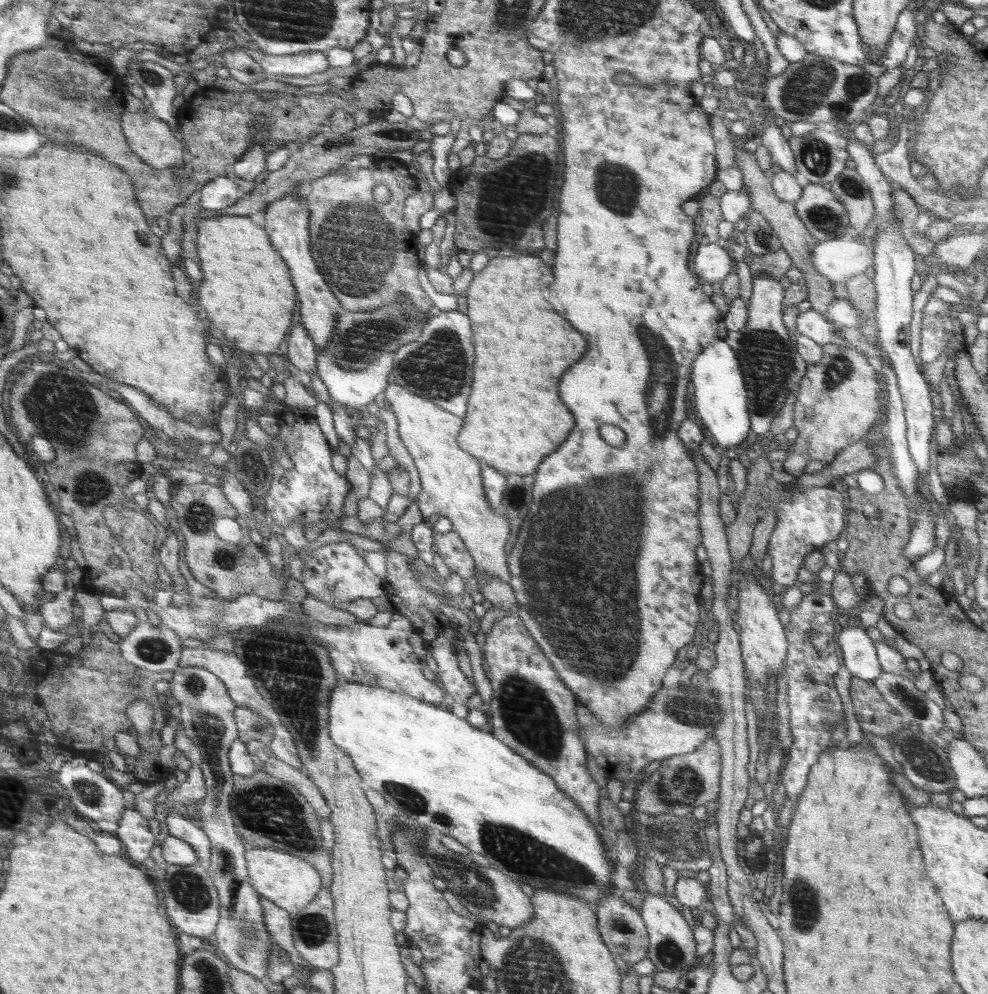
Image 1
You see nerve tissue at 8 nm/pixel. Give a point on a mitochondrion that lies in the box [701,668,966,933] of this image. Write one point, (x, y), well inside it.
(925, 760)

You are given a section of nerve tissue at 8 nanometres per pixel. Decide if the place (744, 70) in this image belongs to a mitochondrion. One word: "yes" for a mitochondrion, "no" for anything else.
no

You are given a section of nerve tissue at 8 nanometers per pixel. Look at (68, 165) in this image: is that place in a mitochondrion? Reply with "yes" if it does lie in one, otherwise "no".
no

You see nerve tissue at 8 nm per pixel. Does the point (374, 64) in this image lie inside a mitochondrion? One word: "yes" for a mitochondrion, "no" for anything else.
no

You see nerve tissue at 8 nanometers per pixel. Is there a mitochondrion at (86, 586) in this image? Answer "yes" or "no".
no

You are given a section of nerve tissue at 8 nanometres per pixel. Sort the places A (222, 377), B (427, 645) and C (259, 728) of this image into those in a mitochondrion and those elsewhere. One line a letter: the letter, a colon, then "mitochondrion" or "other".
A: other
B: other
C: mitochondrion

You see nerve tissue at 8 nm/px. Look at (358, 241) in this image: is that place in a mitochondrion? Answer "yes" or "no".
yes

